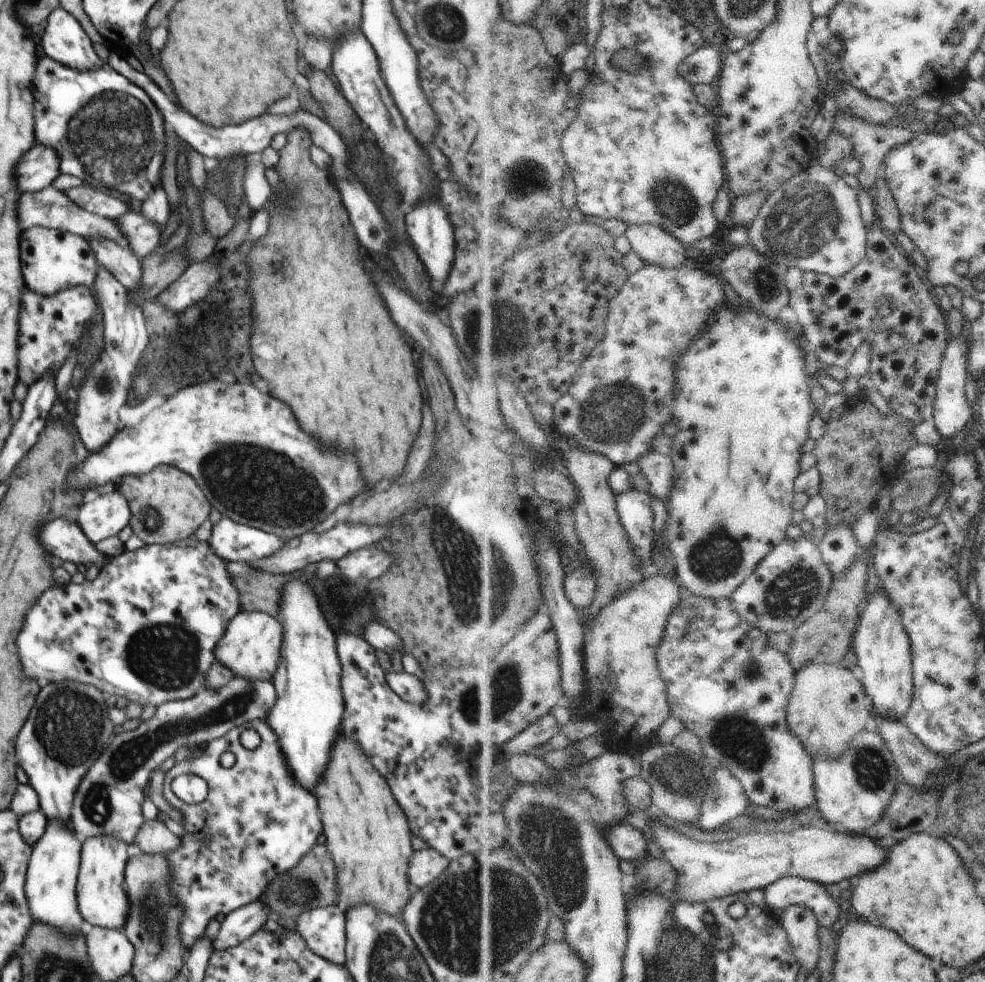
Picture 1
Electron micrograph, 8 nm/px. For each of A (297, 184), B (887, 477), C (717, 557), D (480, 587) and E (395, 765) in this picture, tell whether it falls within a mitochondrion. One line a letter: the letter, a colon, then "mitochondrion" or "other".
A: mitochondrion
B: other
C: mitochondrion
D: mitochondrion
E: other

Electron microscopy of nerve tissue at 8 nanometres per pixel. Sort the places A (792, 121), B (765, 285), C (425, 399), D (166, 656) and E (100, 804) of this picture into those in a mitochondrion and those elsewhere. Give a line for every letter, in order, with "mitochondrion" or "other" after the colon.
A: other
B: mitochondrion
C: other
D: mitochondrion
E: mitochondrion

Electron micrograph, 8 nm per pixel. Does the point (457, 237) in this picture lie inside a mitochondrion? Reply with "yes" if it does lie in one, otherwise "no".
no

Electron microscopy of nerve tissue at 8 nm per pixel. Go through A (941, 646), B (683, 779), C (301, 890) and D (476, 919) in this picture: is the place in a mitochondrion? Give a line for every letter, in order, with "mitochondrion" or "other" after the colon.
A: mitochondrion
B: mitochondrion
C: mitochondrion
D: mitochondrion

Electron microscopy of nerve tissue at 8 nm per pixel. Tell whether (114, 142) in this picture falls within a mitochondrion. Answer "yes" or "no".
yes

